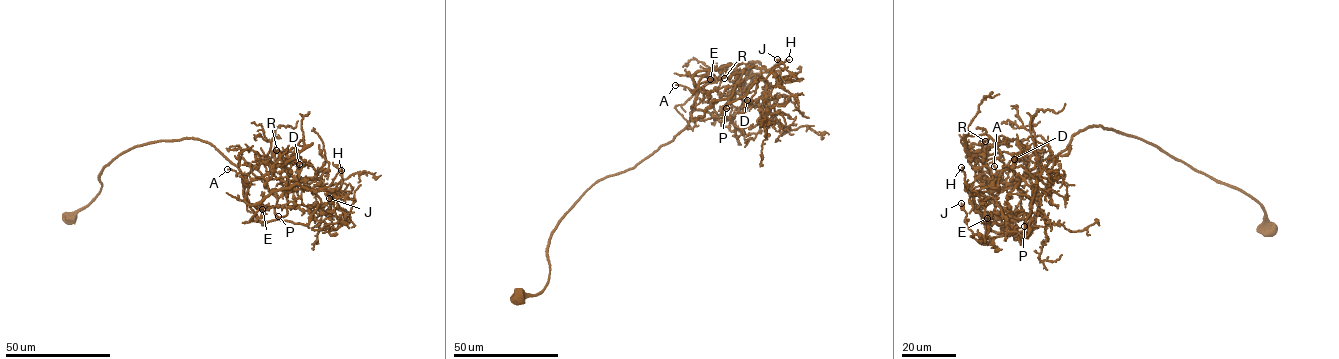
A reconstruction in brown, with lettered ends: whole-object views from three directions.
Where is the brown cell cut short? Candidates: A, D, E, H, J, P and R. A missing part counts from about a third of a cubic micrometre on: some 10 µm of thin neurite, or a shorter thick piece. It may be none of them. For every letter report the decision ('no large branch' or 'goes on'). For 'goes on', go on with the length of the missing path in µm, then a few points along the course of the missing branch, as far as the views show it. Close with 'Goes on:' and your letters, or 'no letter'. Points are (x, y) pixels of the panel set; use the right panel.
A: no large branch
D: no large branch
E: no large branch
H: goes on | 40 µm
J: no large branch
P: no large branch
R: no large branch
Goes on: H

